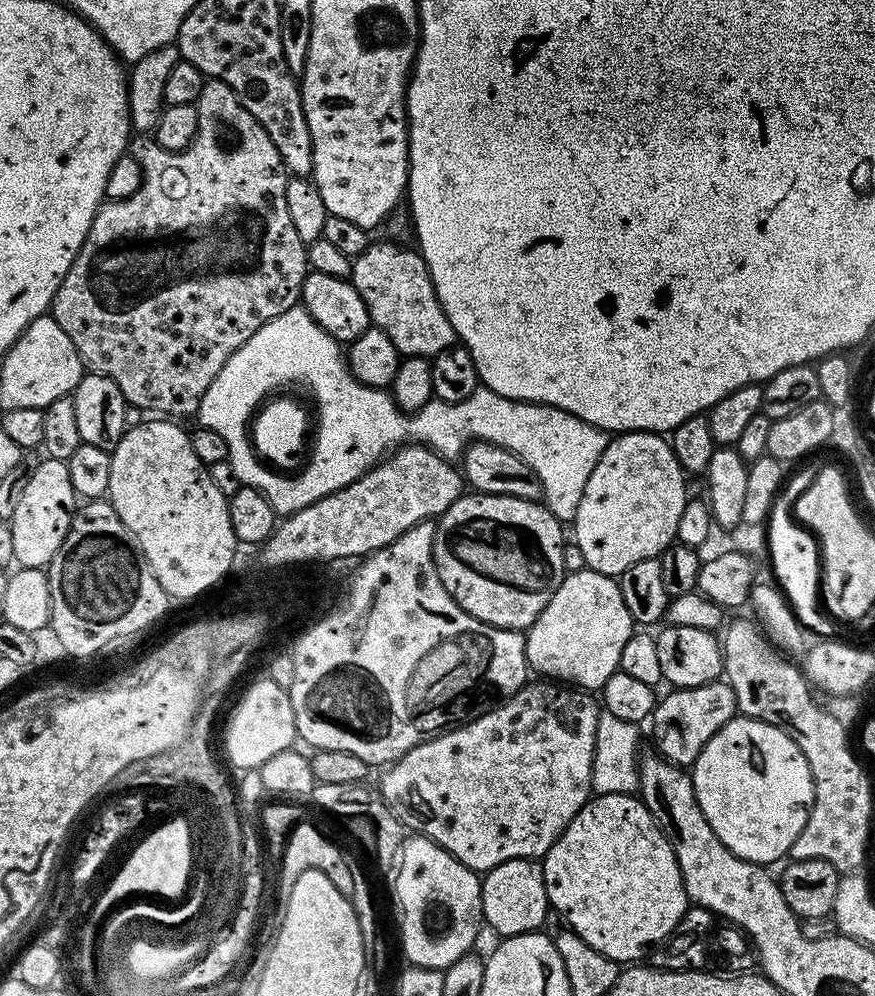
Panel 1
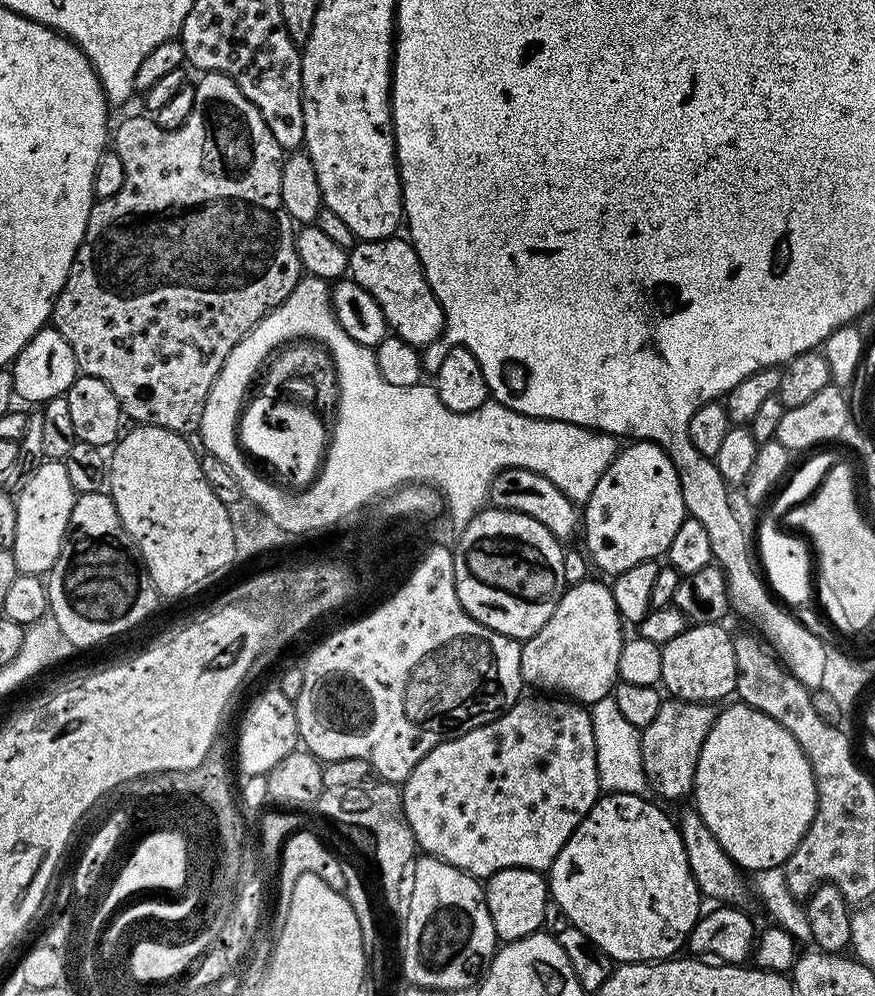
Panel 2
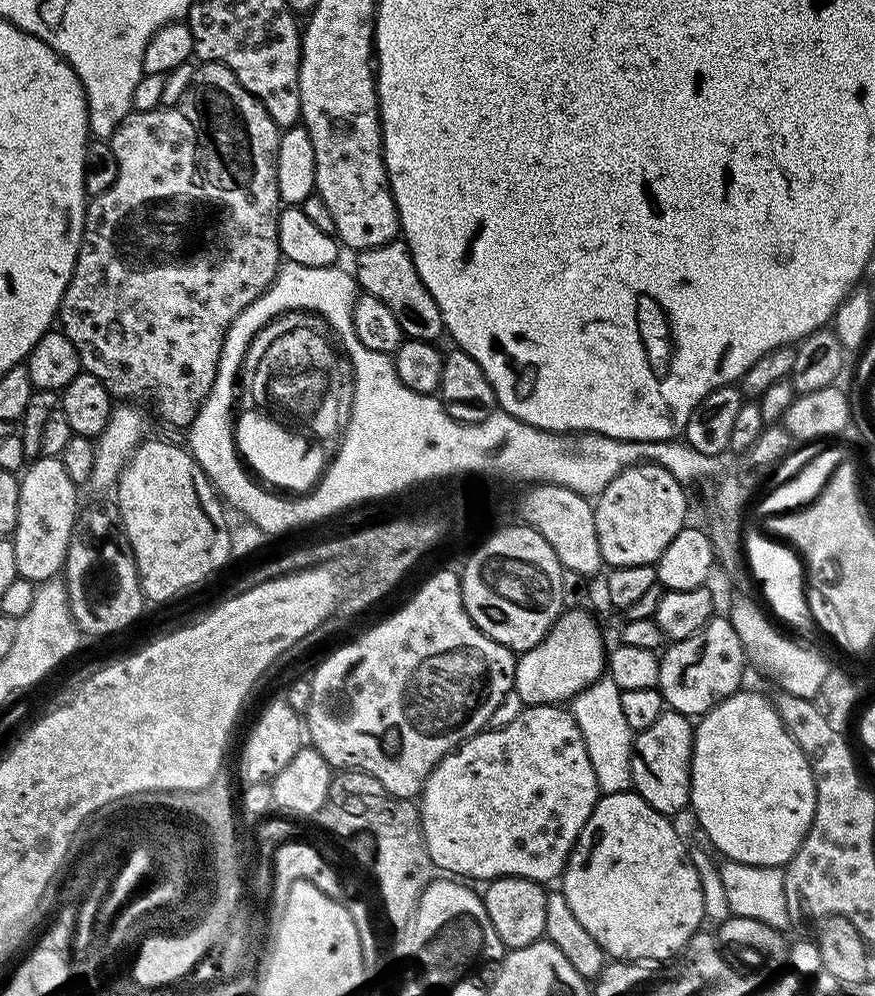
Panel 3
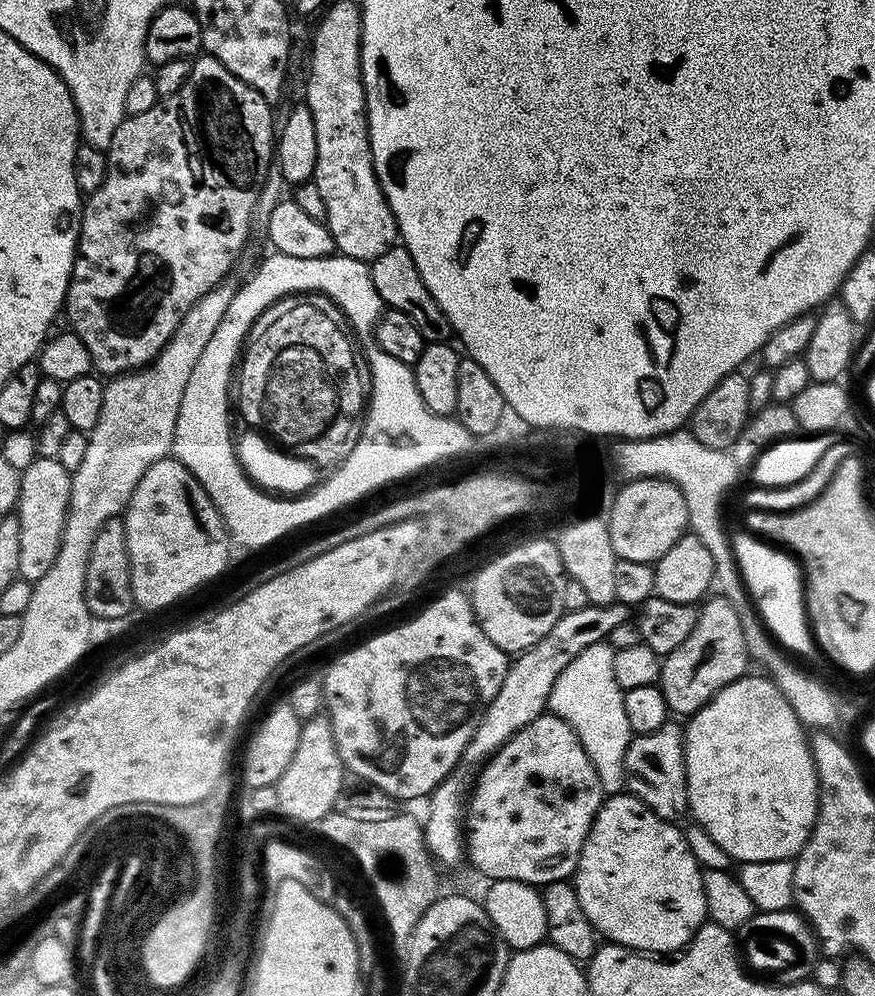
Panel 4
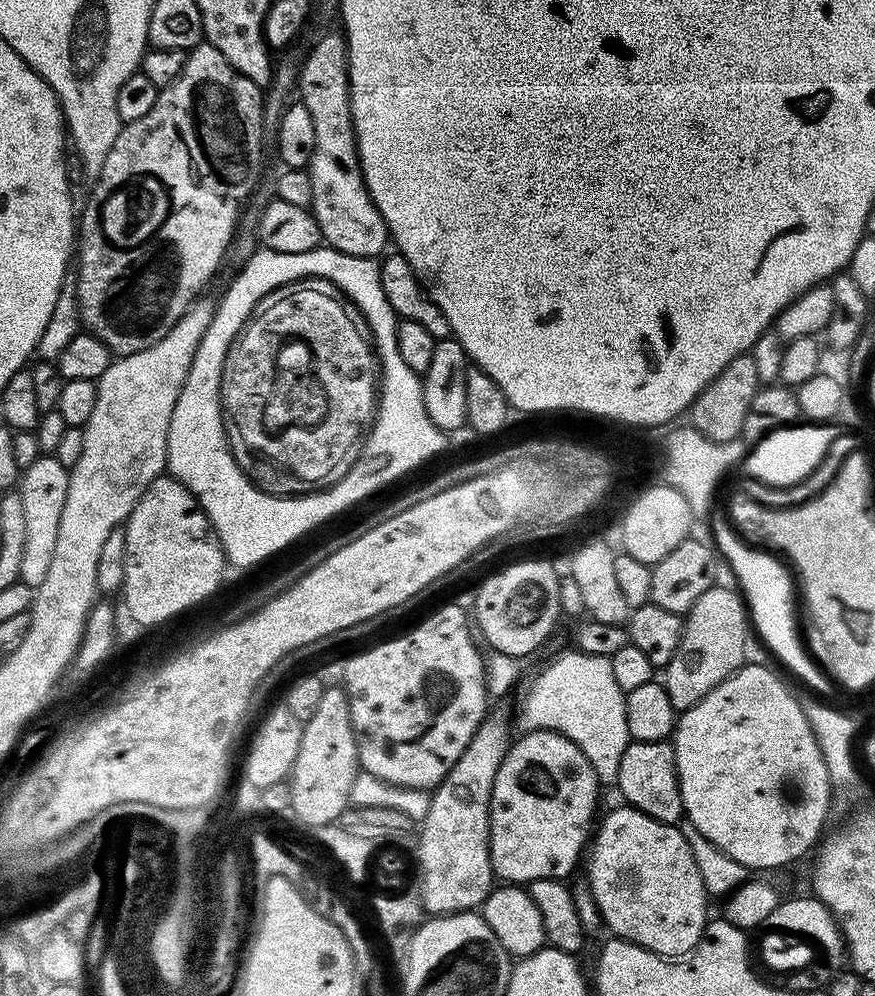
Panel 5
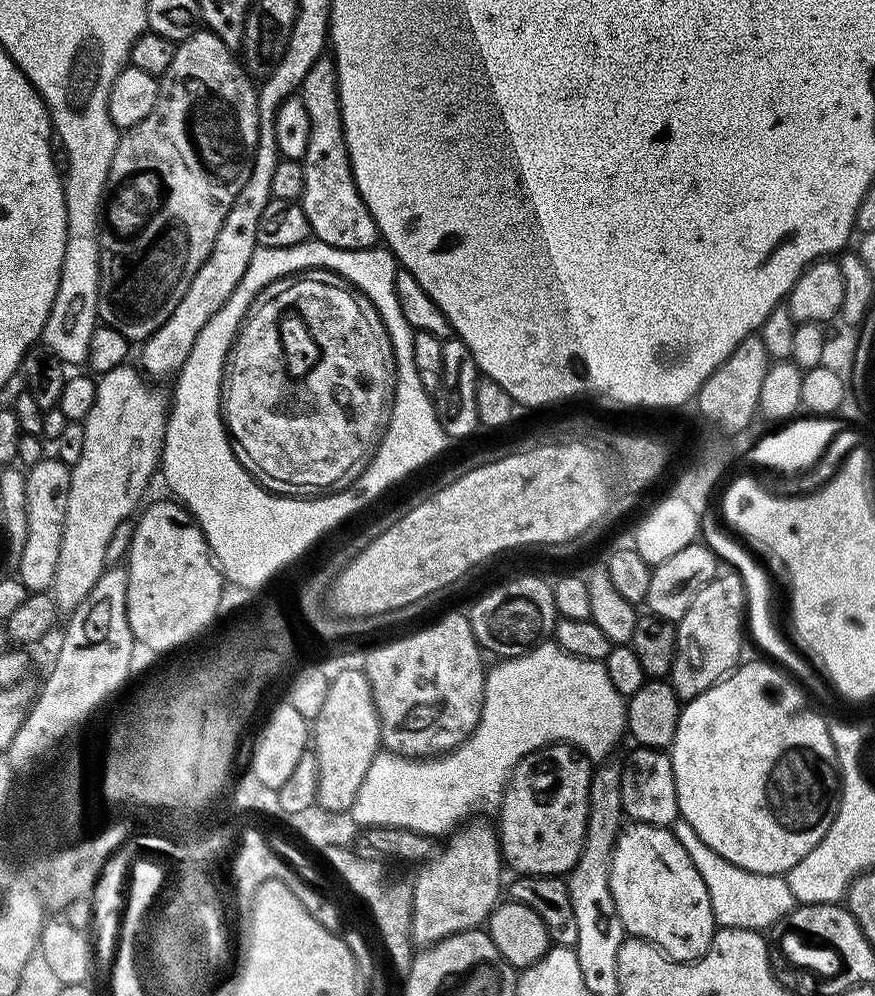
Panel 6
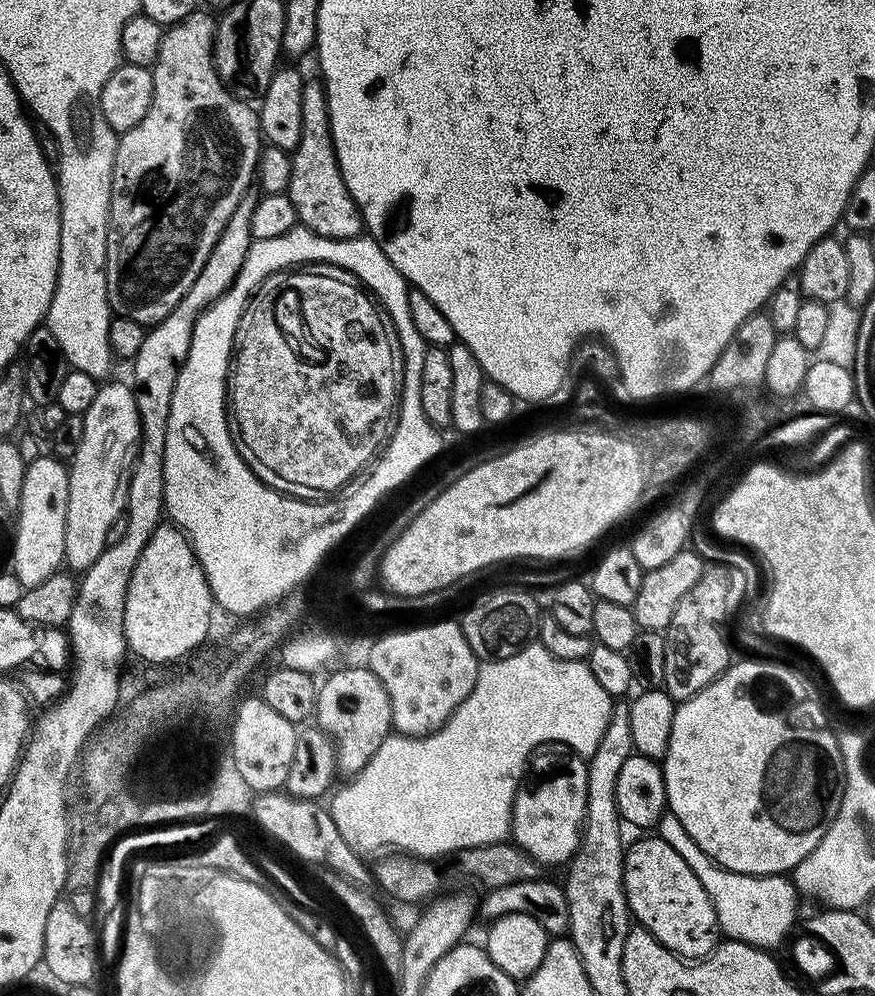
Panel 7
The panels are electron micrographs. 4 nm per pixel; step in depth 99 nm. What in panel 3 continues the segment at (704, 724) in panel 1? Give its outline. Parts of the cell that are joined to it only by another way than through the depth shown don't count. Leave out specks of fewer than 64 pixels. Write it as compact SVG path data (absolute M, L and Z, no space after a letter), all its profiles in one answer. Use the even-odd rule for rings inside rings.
M665 710L646 730L635 733L632 741L632 788L654 810L676 818L692 802L692 747L696 741L694 724L680 712Z

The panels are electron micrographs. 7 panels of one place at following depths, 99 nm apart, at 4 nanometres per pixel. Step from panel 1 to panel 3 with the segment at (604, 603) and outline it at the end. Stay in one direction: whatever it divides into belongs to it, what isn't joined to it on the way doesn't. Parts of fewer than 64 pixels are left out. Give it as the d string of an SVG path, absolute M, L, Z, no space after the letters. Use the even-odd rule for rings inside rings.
M565 610L538 646L519 653L514 670L514 696L524 706L571 701L606 672L604 636L588 610Z

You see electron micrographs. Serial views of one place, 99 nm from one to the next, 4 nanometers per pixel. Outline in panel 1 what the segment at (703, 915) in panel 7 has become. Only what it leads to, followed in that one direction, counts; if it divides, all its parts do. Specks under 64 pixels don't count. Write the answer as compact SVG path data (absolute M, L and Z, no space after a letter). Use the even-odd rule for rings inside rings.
M636 794L593 795L582 806L582 810L578 810L578 814L574 814L570 826L566 826L566 830L560 835L558 842L554 842L554 846L550 846L550 850L542 858L542 863L549 905L555 911L556 908L560 911L560 916L564 919L563 923L571 928L572 931L577 932L582 938L582 942L594 946L594 950L598 950L598 954L606 954L606 958L617 962L643 961L648 953L652 951L653 947L659 944L661 940L664 940L666 934L670 934L670 930L674 930L674 926L678 926L682 914L686 914L686 910L690 906L684 879L678 866L678 858L674 854L666 834L660 829L658 822L652 817L650 810L644 805L643 800Z

